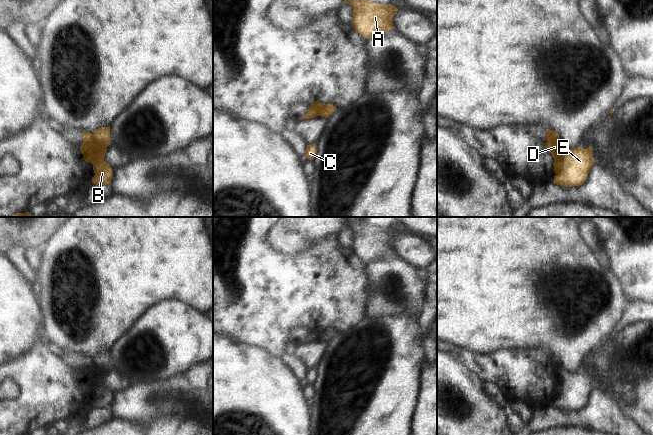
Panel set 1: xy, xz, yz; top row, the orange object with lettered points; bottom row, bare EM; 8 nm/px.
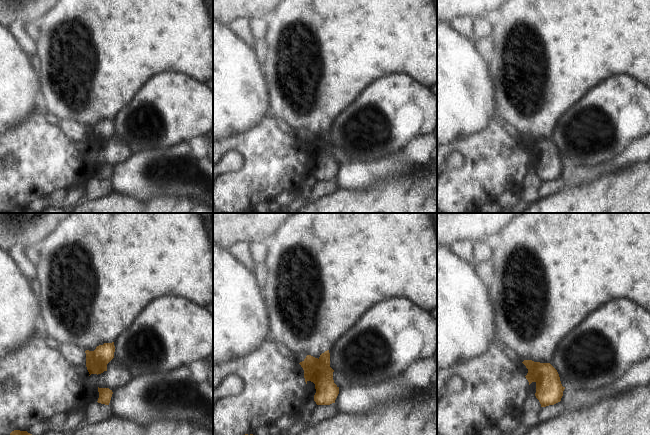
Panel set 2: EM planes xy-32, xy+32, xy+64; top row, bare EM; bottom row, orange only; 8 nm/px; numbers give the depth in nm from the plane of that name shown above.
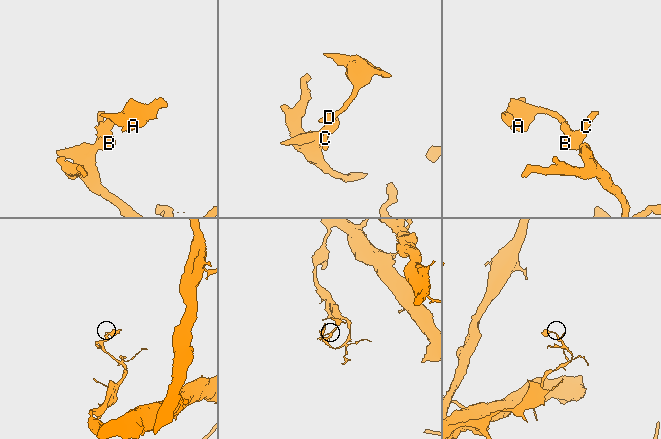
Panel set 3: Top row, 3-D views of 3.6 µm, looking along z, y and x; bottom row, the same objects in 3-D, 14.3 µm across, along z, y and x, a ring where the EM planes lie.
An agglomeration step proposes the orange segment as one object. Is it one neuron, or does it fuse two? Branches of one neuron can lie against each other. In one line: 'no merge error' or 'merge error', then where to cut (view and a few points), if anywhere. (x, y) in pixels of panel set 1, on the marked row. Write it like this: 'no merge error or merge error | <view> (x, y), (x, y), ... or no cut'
merge error | xy (92, 134), (97, 141), (107, 146)

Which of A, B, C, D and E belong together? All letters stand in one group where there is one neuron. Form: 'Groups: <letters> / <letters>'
Groups: A / B C D E.

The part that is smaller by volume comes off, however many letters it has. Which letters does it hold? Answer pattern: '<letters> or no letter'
A.

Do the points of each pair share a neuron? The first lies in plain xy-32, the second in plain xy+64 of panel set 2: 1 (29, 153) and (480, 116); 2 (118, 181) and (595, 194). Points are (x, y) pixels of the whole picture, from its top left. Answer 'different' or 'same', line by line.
1: different
2: different

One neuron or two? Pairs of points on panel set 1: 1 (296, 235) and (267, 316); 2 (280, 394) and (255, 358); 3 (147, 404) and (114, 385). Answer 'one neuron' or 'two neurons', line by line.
1: two neurons
2: one neuron
3: two neurons

